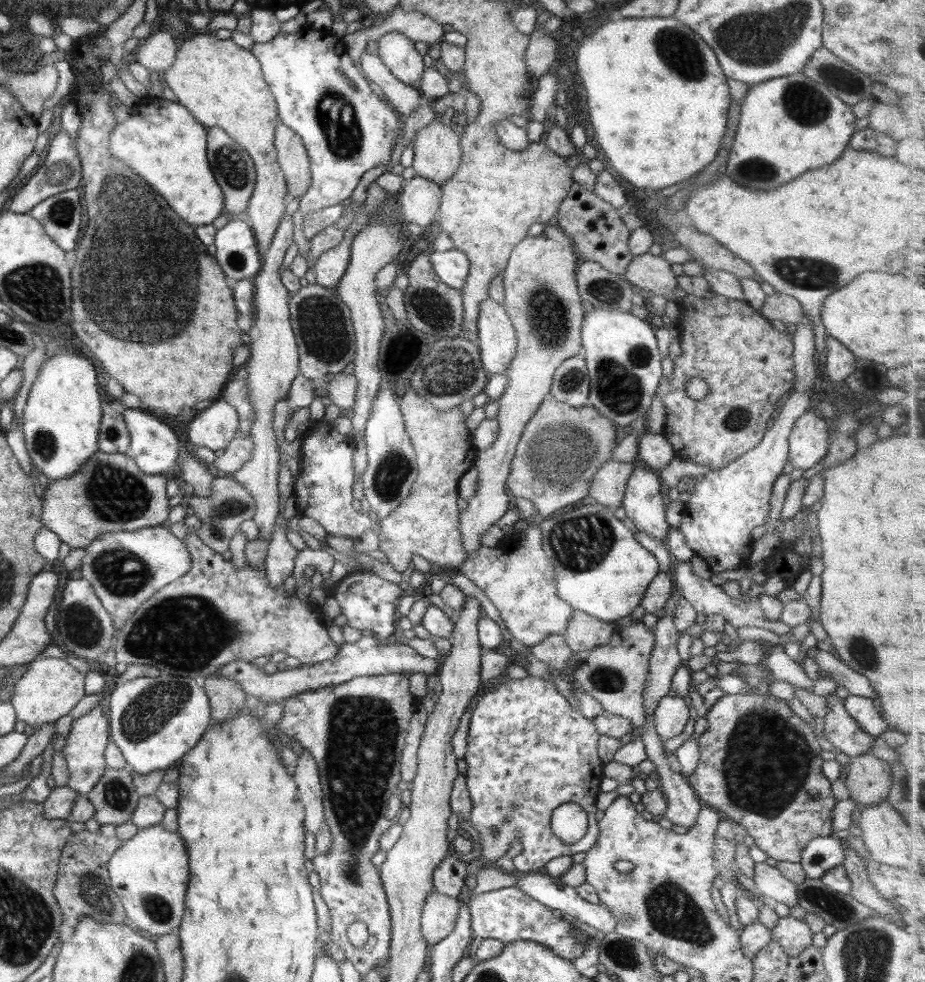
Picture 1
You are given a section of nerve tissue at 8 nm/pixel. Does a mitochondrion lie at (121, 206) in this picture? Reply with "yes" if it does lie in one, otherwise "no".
yes

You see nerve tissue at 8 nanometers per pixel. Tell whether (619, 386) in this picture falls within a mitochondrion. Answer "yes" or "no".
yes

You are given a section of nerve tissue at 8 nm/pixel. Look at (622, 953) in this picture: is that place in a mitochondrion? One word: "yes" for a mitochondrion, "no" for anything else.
yes

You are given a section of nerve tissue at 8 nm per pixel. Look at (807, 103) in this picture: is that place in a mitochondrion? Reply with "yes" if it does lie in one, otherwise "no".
yes

